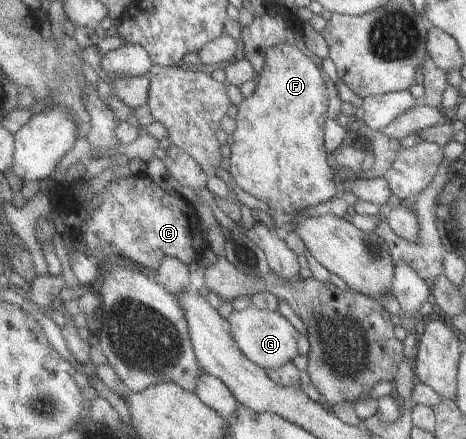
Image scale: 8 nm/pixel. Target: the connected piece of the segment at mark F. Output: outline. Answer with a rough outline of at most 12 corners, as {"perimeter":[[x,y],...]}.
{"perimeter":[[271,47],[226,169],[289,215],[336,196],[327,77]]}

